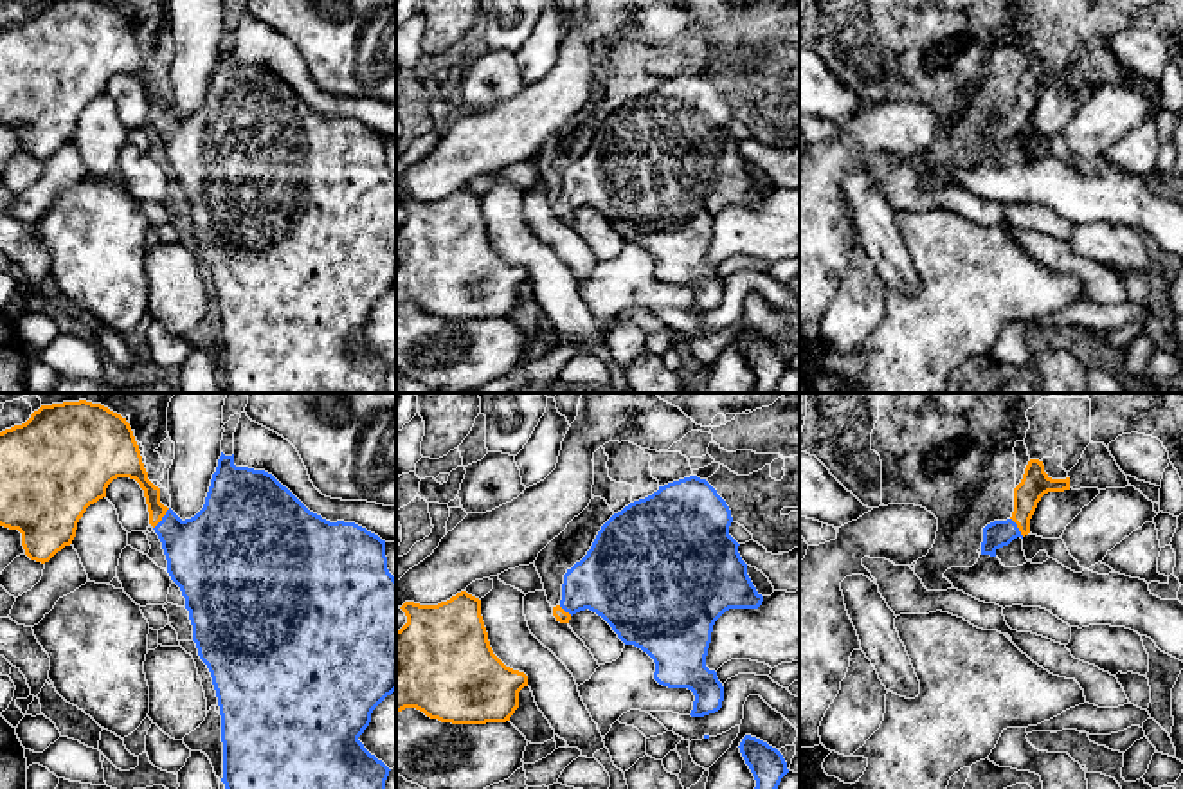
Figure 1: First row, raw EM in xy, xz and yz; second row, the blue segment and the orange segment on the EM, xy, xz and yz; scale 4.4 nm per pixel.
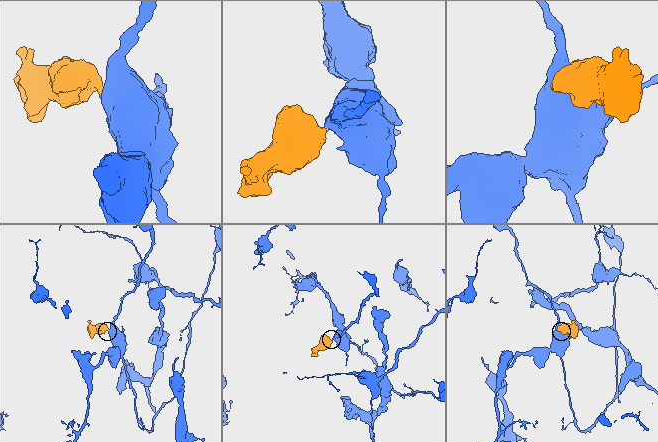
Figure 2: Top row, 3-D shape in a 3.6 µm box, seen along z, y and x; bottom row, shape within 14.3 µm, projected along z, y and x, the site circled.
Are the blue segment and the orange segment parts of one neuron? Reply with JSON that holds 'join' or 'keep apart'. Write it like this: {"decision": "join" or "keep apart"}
{"decision": "join"}

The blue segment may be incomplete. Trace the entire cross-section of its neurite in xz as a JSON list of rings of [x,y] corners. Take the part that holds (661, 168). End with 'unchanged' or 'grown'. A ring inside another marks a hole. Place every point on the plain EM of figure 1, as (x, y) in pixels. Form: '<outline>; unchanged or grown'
[[[690,72],[659,83],[657,88],[630,99],[601,122],[587,151],[564,171],[562,196],[553,204],[553,213],[560,220],[569,220],[580,207],[596,209],[625,241],[634,241],[654,256],[654,276],[659,281],[693,288],[691,313],[718,308],[724,283],[717,268],[706,263],[713,222],[729,205],[758,205],[763,198],[738,150],[740,141],[729,132],[731,119],[729,103],[706,76]]]; grown

